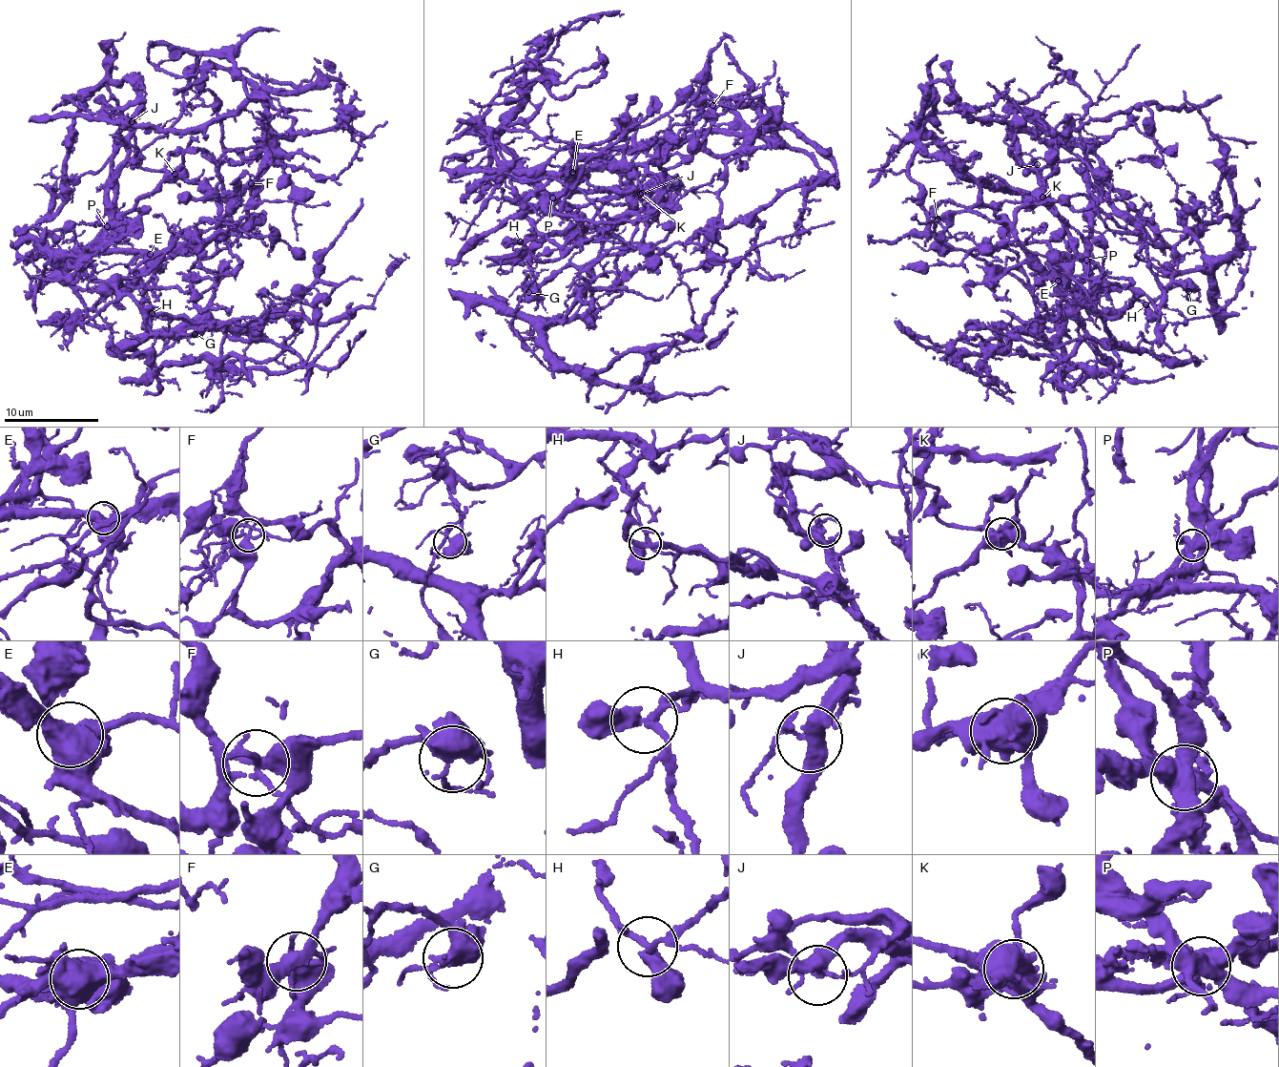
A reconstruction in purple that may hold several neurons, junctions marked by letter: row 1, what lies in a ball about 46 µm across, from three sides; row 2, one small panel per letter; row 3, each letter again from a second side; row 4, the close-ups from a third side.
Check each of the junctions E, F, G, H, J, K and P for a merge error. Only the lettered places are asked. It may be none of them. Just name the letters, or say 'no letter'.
F, J, K, P

